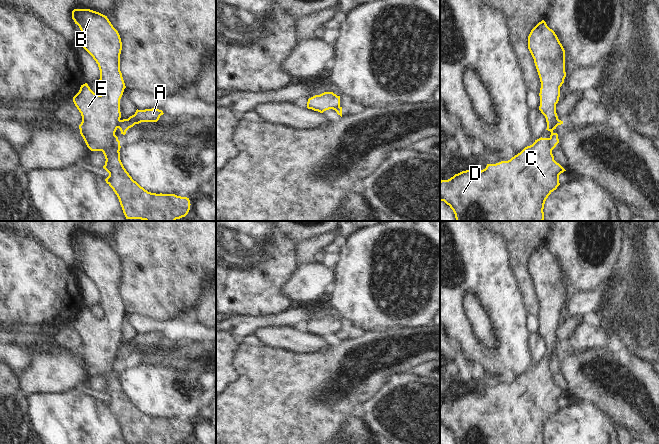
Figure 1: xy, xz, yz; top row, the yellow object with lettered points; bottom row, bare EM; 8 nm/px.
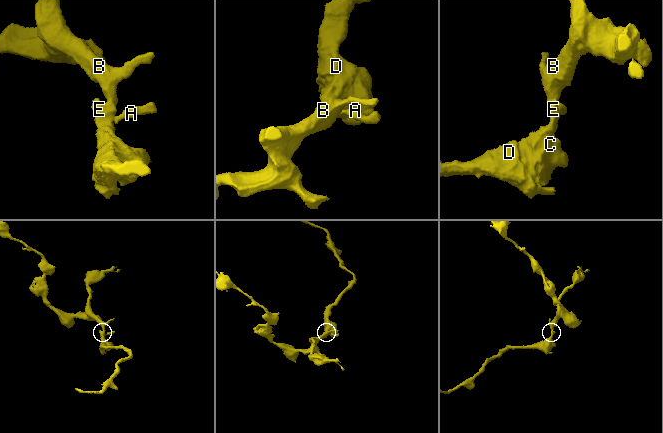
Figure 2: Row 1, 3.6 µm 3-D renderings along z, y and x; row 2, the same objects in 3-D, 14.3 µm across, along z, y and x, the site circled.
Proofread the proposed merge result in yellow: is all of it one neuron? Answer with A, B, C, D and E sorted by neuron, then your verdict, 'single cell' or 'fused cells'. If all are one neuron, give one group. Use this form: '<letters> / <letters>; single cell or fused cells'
A / B C D E; fused cells

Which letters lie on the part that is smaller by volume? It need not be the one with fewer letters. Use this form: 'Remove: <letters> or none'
Remove: A

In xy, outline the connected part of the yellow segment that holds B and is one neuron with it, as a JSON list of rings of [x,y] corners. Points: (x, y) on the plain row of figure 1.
[[[74,233],[72,243],[81,254],[79,258],[81,270],[98,288],[99,304],[104,310],[104,316],[98,319],[85,307],[73,321],[73,326],[82,340],[79,349],[80,358],[91,375],[103,376],[106,383],[103,392],[109,397],[105,405],[117,419],[126,443],[176,444],[185,441],[190,434],[189,422],[175,418],[156,418],[145,414],[126,395],[120,384],[120,376],[113,371],[114,359],[121,342],[120,323],[126,312],[120,295],[122,266],[118,255],[107,240],[90,233]]]

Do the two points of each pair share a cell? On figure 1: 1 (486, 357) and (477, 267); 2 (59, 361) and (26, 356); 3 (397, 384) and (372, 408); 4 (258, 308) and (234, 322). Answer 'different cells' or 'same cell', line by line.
1: same cell
2: different cells
3: same cell
4: different cells

